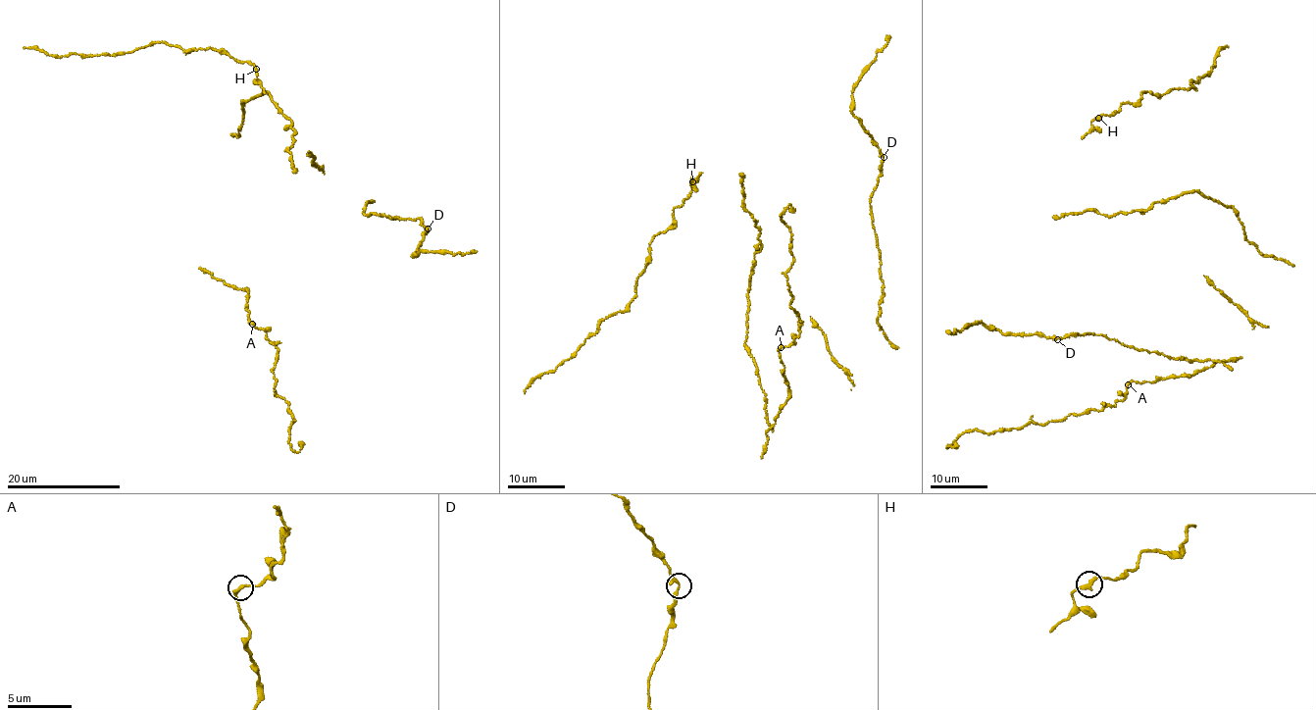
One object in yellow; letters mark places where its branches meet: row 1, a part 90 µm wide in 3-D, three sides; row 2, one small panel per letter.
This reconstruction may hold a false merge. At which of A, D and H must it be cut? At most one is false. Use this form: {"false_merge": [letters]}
{"false_merge": []}

